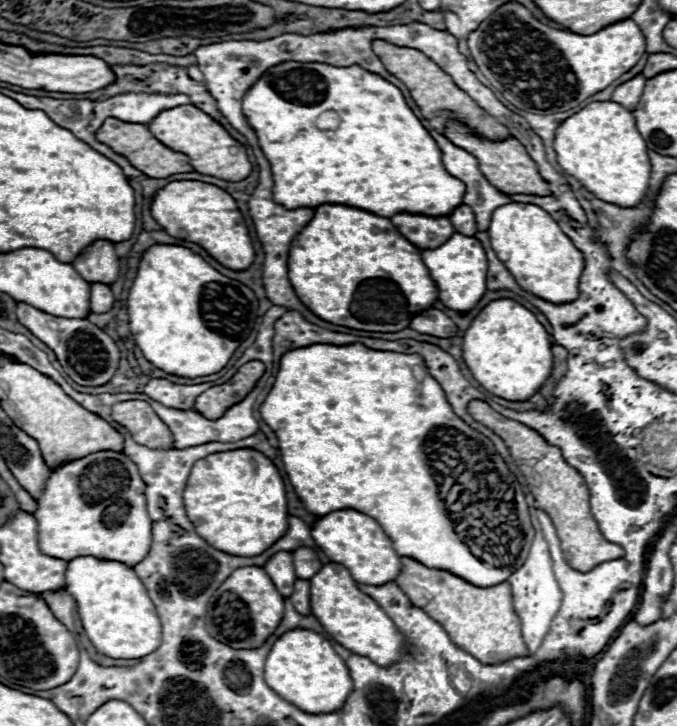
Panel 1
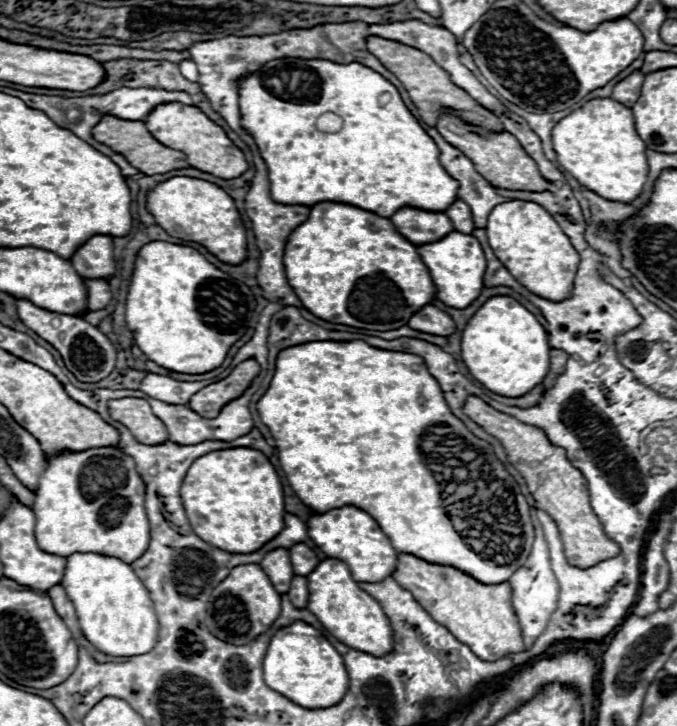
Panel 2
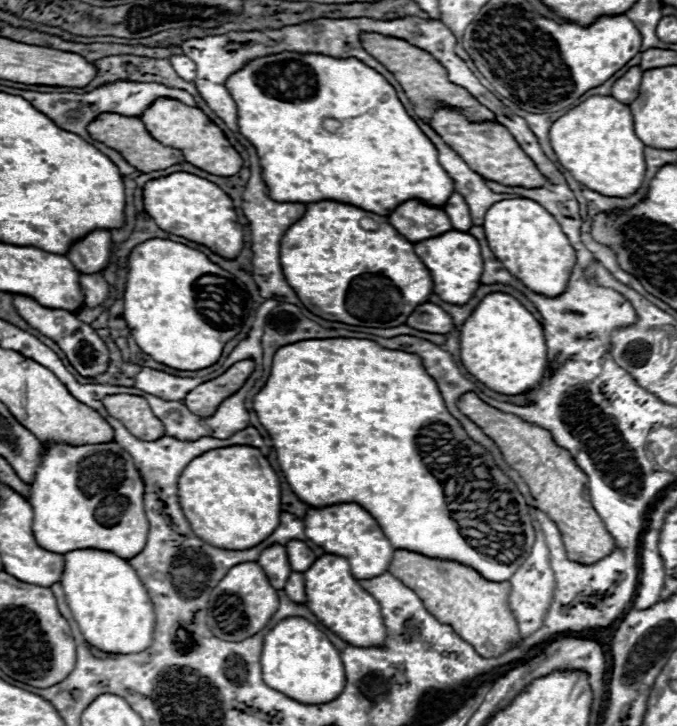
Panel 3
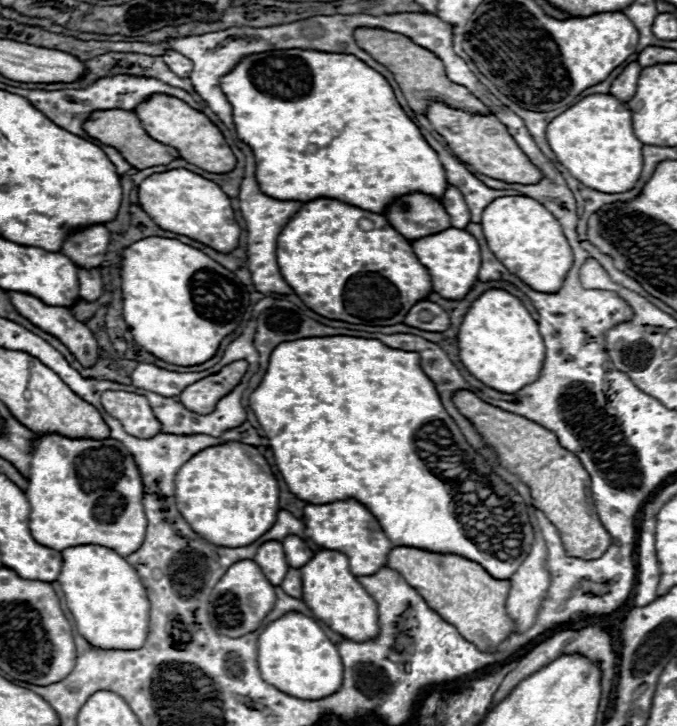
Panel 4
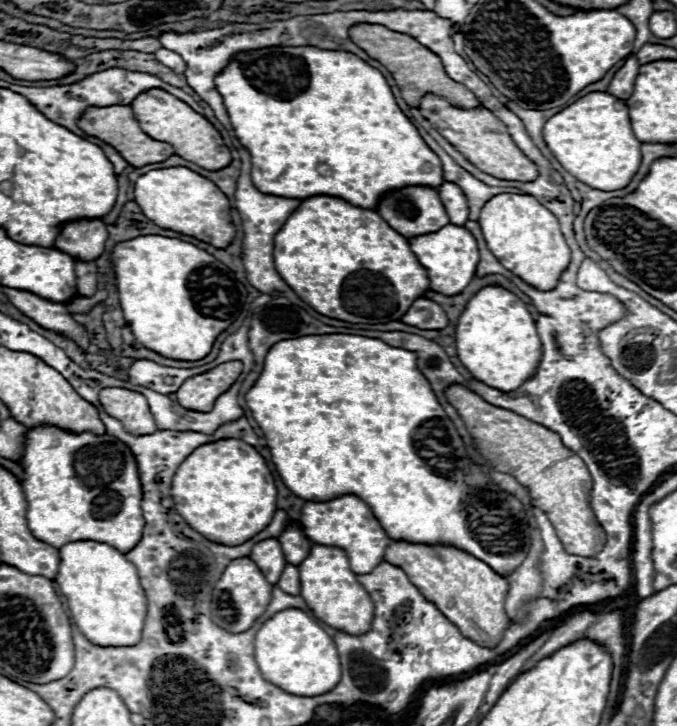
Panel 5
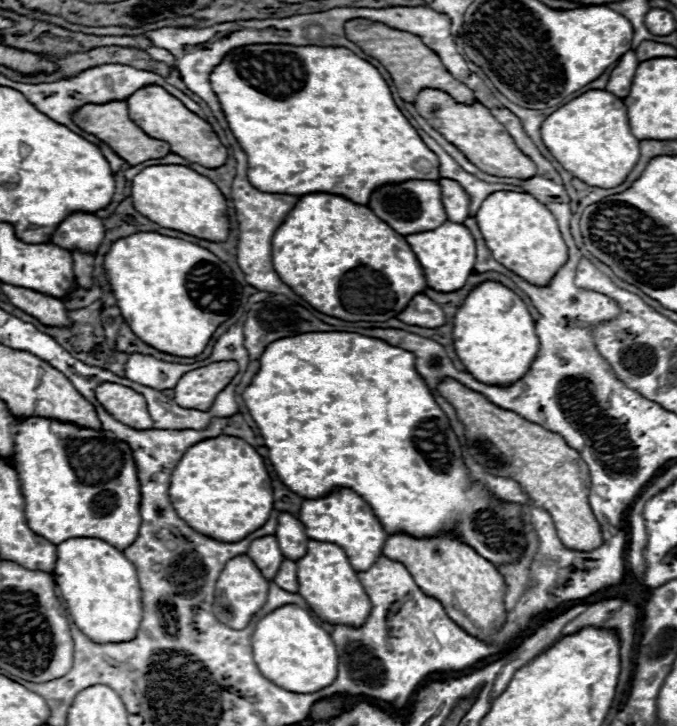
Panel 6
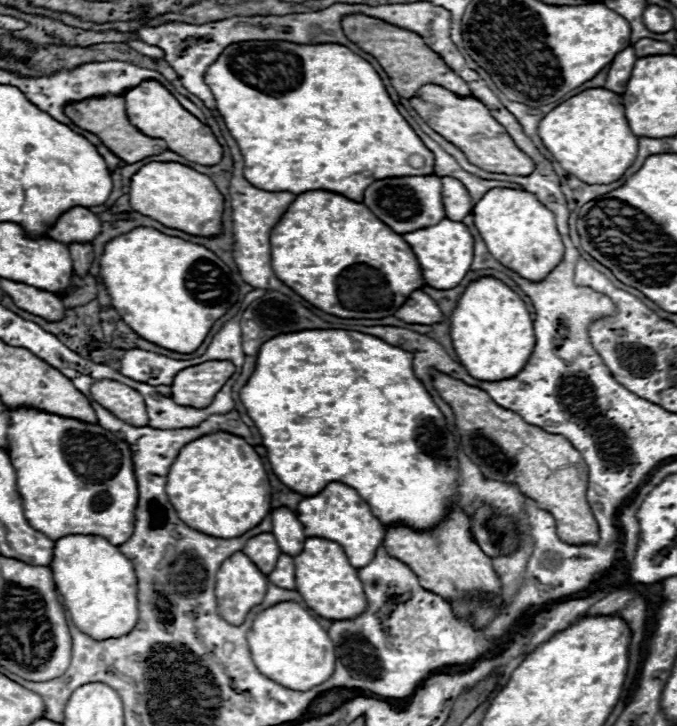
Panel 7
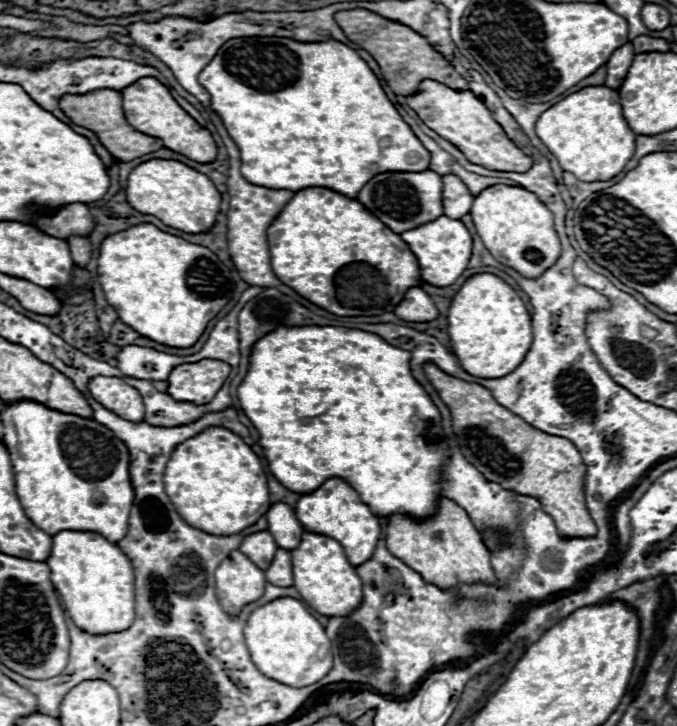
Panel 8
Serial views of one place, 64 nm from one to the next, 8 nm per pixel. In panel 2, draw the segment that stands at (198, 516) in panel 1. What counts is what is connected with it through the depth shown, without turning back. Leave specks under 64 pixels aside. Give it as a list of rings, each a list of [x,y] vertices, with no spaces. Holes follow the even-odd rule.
[[[228,448],[192,462],[180,488],[186,516],[204,542],[236,554],[260,550],[284,528],[284,490],[270,460],[252,448]]]

